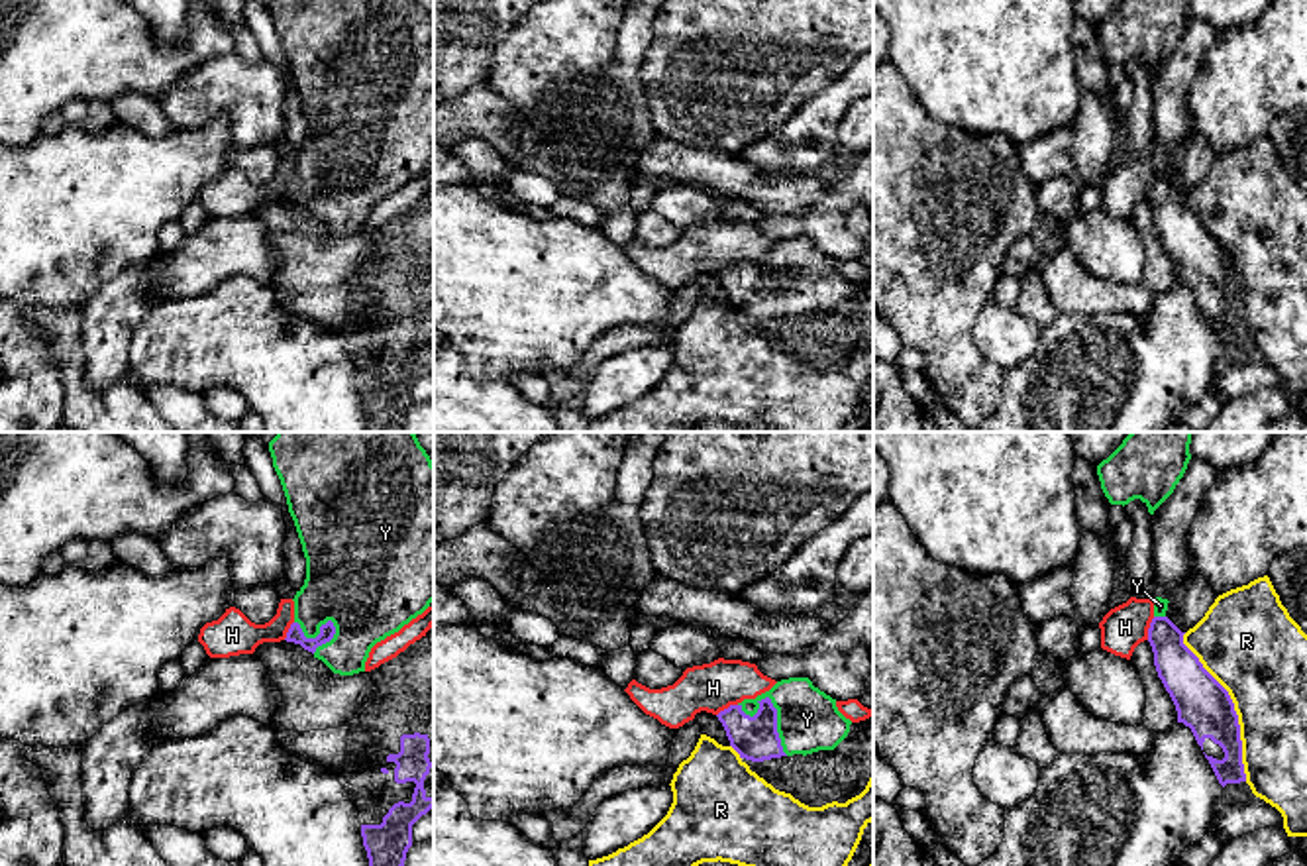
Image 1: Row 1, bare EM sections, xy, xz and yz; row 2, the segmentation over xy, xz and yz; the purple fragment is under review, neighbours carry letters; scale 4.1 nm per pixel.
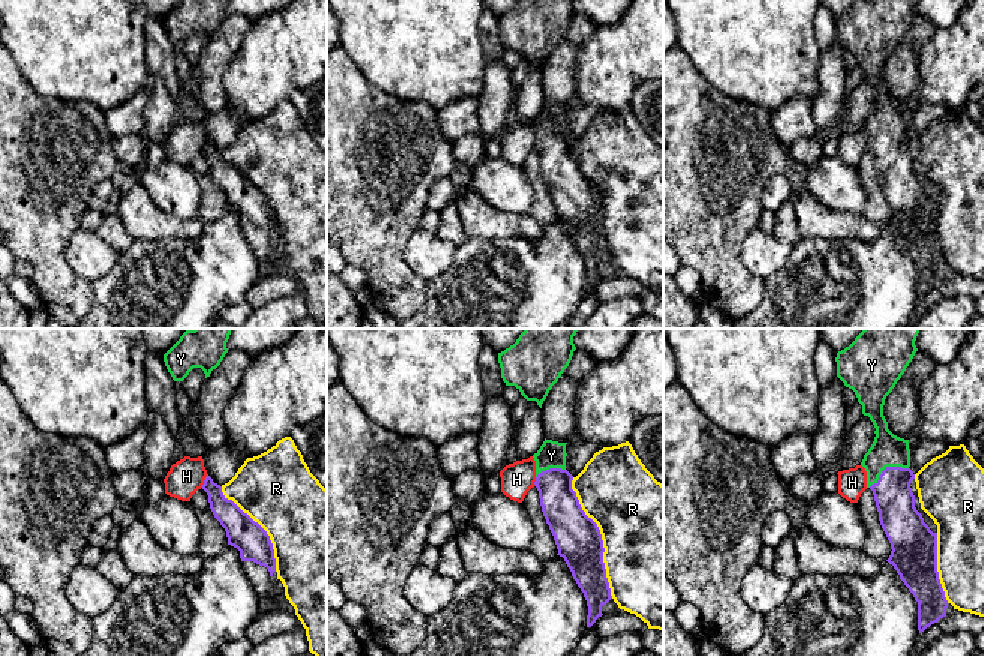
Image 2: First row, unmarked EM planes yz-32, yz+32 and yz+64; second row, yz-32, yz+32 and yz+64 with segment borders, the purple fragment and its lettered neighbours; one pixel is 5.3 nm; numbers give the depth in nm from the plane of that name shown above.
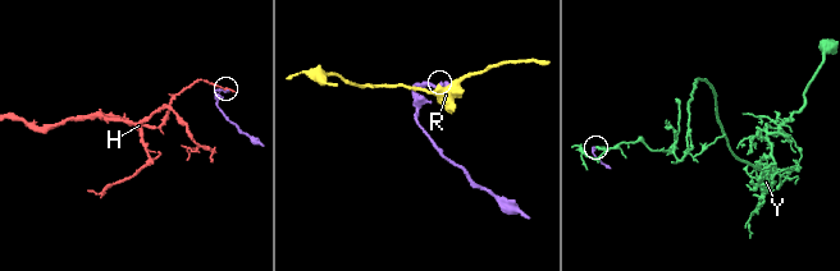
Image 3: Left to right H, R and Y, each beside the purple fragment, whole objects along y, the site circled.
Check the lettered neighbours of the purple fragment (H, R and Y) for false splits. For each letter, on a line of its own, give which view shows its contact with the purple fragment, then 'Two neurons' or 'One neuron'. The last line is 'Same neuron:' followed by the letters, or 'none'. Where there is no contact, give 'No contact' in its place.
H: Touches purple in yz. Two neurons
R: Touches purple in yz. Two neurons
Y: Touches purple in xz. One neuron
Same neuron: Y

